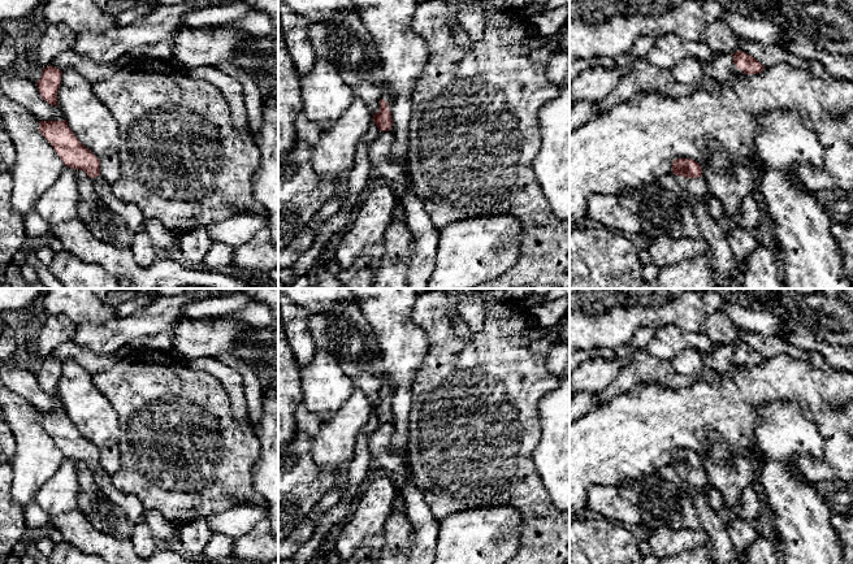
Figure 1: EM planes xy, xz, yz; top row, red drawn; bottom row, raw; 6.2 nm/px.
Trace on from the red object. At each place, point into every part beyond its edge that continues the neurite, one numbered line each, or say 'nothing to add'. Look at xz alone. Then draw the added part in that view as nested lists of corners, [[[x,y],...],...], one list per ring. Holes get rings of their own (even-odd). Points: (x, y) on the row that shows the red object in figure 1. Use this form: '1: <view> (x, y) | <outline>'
1: xz (388, 96) | [[[385,91],[381,99],[384,99],[387,103],[389,110],[391,112],[393,101],[394,101],[394,94],[390,91]]]

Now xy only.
1: xy (133, 215) | [[[96,175],[95,178],[91,178],[91,181],[100,199],[126,221],[133,237],[144,231],[146,217],[139,207],[120,200],[112,192],[112,185],[105,182],[101,175]]]

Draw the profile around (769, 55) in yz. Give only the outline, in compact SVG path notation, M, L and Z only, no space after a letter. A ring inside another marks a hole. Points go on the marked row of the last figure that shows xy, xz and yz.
M748 40L740 44L740 51L753 56L765 68L771 68L779 64L787 64L794 69L807 69L809 61L792 55L776 44L763 44L755 40Z

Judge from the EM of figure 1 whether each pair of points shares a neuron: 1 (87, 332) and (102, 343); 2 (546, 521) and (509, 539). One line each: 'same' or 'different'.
1: same
2: different

